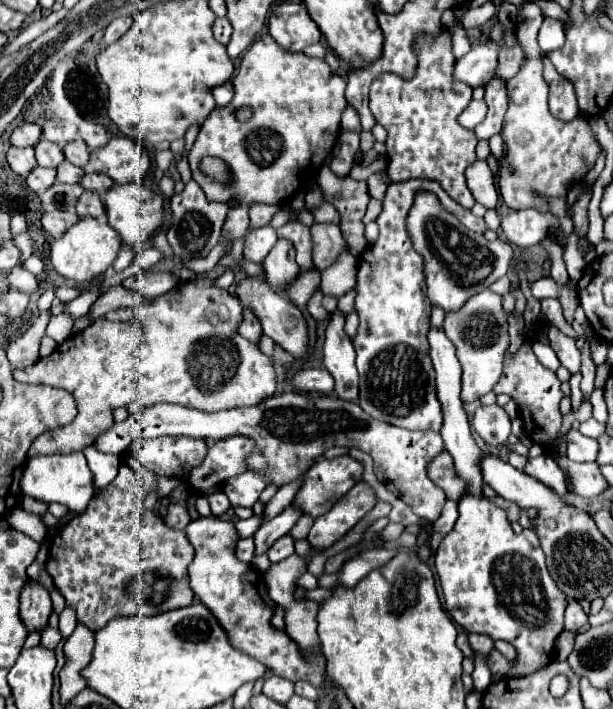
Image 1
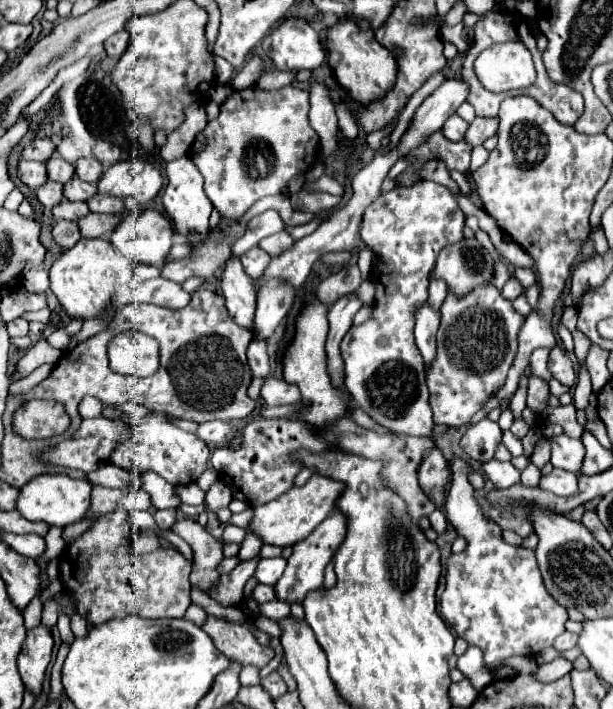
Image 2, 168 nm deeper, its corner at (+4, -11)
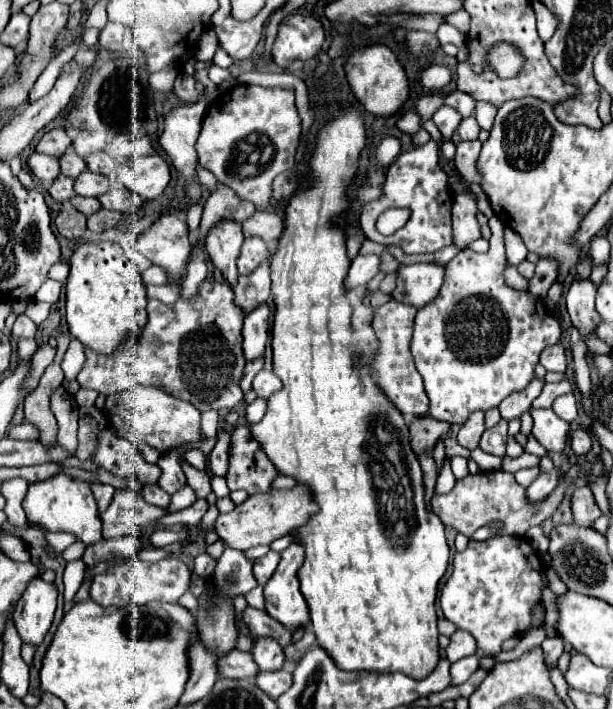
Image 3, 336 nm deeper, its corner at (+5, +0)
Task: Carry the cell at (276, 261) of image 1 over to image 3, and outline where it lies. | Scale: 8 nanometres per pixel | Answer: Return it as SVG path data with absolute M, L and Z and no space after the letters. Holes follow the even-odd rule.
M261 302L255 310L245 316L243 322L243 352L247 360L265 354L265 344L269 336L269 304Z

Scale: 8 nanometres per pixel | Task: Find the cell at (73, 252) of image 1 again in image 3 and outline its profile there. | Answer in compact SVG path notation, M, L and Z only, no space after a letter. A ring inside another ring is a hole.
M81 242L69 260L65 290L69 332L87 348L111 354L131 330L141 330L141 324L145 324L147 296L141 274L125 266L123 250L115 242Z

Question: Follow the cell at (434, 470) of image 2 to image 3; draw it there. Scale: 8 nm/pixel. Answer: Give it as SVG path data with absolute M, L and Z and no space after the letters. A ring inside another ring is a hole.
M425 416L425 420L413 420L409 426L409 444L413 452L419 456L435 448L435 444L449 430L449 422L441 422Z

